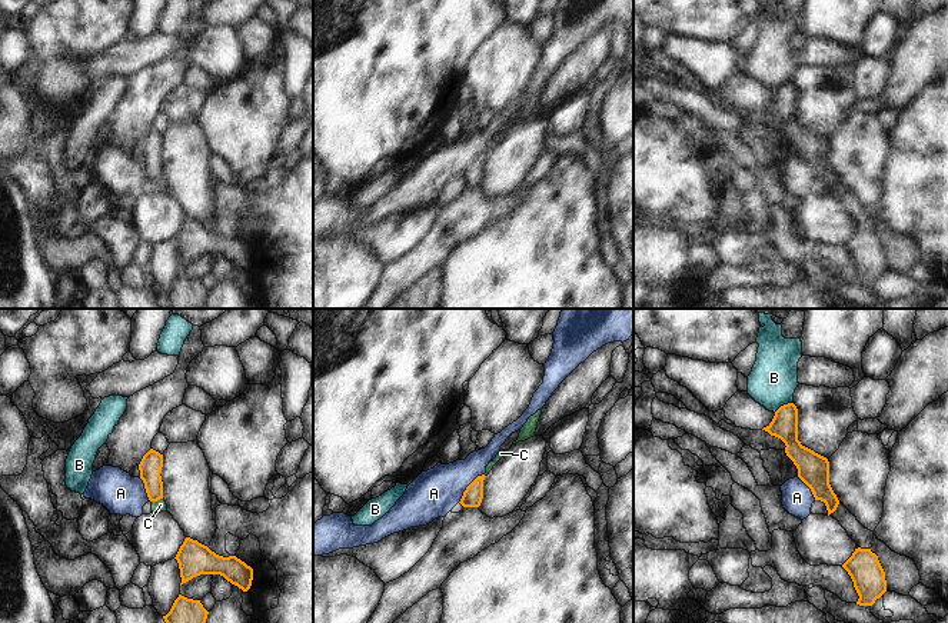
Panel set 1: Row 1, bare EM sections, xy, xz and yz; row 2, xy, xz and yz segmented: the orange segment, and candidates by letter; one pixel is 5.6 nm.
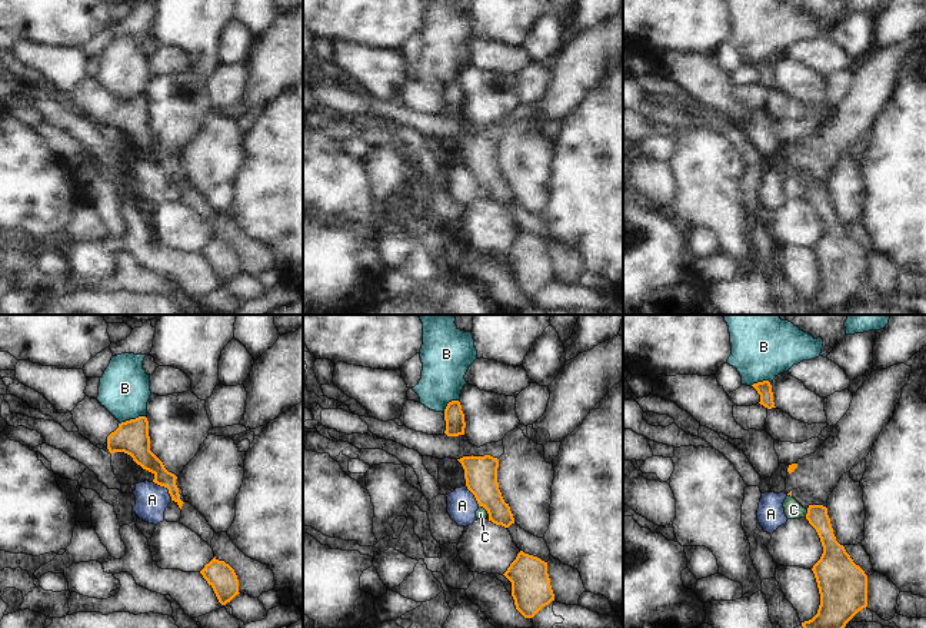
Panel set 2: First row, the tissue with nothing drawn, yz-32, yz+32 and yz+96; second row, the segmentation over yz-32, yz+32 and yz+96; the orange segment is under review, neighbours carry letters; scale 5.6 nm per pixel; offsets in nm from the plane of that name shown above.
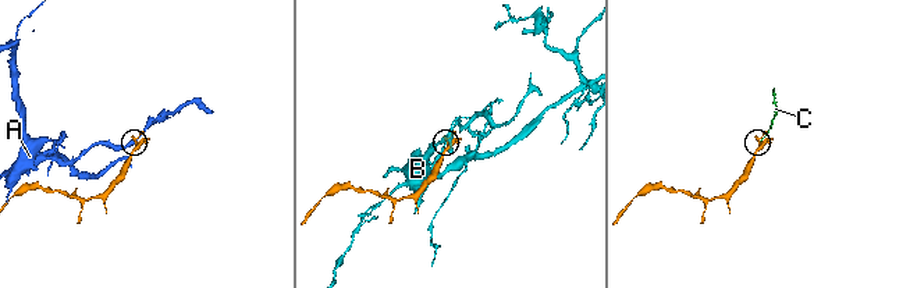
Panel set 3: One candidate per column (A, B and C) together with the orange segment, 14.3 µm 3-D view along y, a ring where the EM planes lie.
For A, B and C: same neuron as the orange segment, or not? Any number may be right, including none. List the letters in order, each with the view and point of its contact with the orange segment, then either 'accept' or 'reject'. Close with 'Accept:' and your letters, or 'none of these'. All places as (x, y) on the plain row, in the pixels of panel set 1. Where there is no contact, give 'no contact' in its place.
A: xz (468, 166) | reject
B: yz (784, 85) | reject
C: xy (156, 180) | reject
Accept: none of these

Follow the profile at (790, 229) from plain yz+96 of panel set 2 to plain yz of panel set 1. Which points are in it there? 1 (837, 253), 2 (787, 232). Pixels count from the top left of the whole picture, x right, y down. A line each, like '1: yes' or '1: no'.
1: no
2: no

